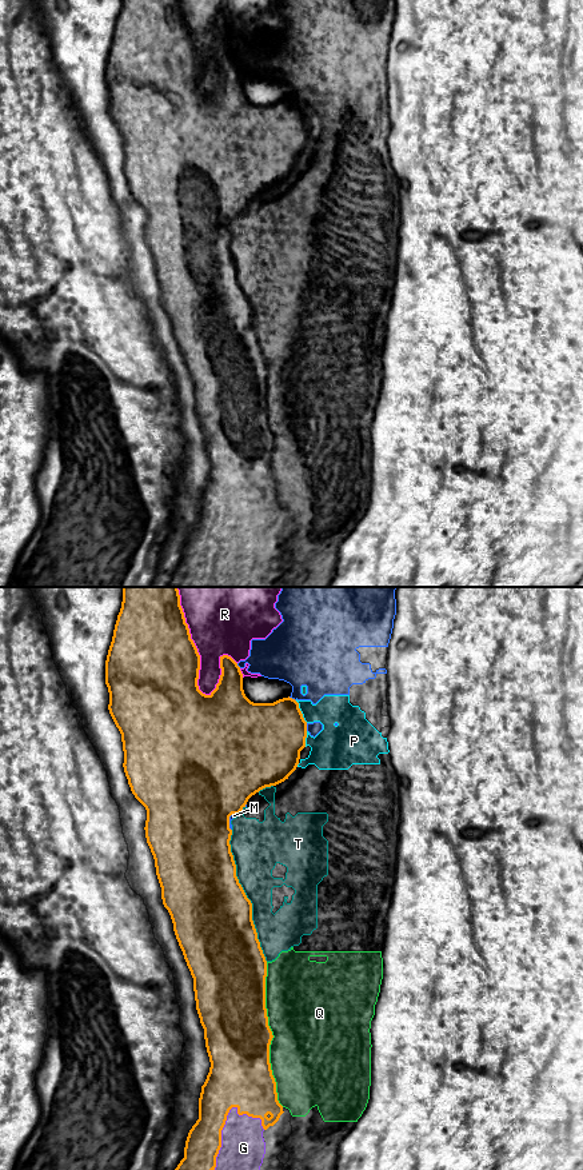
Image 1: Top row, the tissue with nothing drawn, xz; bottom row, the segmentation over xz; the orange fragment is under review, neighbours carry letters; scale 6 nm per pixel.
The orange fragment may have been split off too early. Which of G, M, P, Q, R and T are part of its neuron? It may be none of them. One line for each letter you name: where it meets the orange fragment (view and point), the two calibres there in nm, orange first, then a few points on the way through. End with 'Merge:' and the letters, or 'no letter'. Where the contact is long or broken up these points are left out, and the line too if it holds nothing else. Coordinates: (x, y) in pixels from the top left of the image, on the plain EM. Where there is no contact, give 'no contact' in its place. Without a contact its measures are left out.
G: contact xz (220, 546); calibres 220 and 280 nm
Merge: G

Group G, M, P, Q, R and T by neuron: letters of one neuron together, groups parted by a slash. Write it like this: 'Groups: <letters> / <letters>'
Groups: G / M P Q T / R

